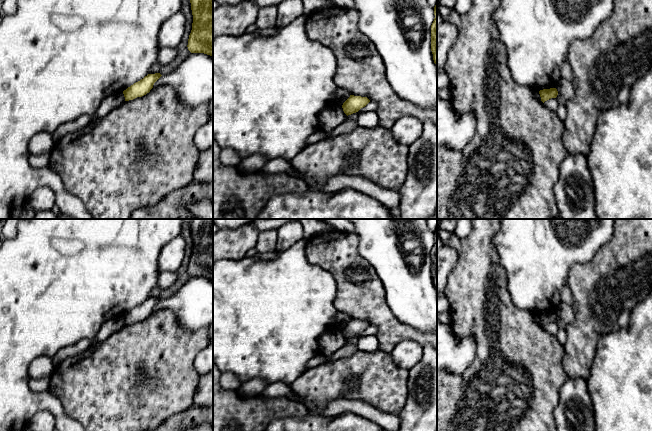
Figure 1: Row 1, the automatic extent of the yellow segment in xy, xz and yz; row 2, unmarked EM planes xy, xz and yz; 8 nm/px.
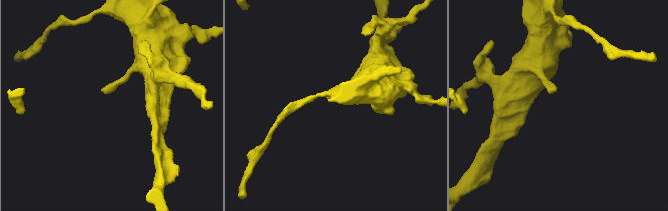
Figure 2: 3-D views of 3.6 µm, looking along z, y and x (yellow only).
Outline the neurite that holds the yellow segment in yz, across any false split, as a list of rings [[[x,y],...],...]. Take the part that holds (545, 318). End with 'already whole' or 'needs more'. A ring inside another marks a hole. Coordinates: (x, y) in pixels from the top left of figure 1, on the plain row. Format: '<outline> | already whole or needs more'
[[[550,312],[550,313],[543,313],[539,315],[541,325],[544,327],[545,325],[556,322],[558,319],[558,315],[556,312]]] | already whole

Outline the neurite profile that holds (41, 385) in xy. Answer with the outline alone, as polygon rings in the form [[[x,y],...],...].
[[[50,376],[40,379],[29,378],[29,388],[33,392],[44,393],[48,390]]]

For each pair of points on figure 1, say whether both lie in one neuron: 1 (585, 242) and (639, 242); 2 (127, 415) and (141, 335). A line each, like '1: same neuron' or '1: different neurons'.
1: different neurons
2: same neuron

